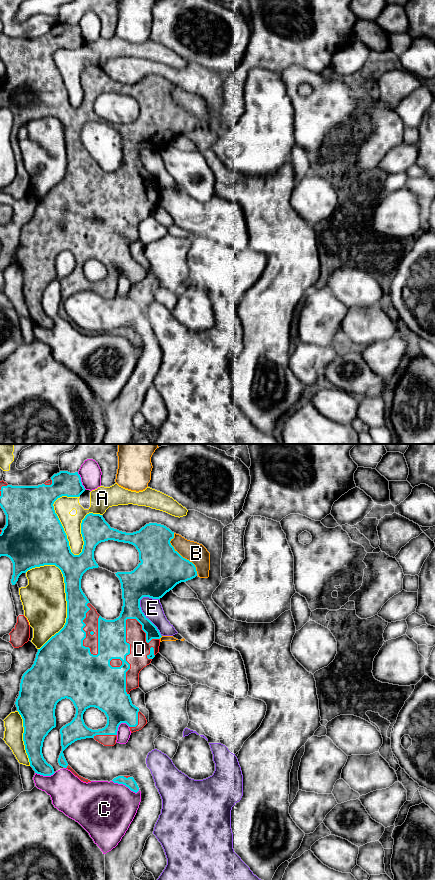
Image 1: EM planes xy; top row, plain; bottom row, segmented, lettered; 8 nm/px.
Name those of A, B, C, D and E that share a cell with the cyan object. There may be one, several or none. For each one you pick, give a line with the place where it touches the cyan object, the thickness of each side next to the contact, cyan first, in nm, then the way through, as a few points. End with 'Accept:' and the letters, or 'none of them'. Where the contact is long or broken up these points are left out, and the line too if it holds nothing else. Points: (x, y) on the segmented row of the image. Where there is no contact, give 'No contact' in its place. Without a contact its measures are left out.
D: Touches cyan at xy (129, 653). Thickness 220 nm (cyan) against 160 nm
Accept: D

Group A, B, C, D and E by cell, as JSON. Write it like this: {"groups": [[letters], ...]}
{"groups": [["A"], ["B"], ["C"], ["D"], ["E"]]}

